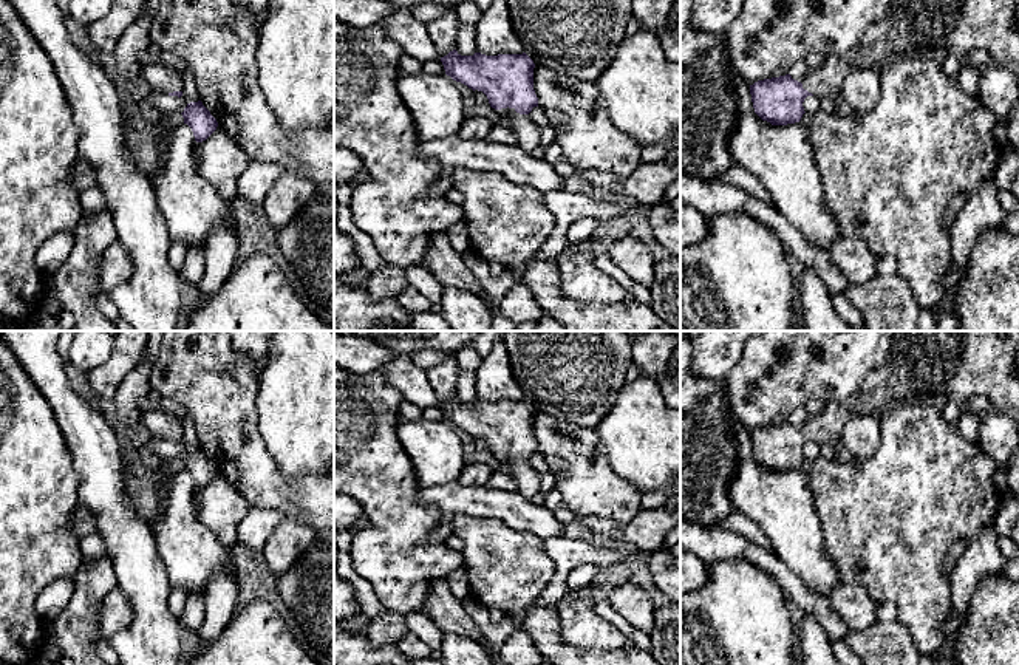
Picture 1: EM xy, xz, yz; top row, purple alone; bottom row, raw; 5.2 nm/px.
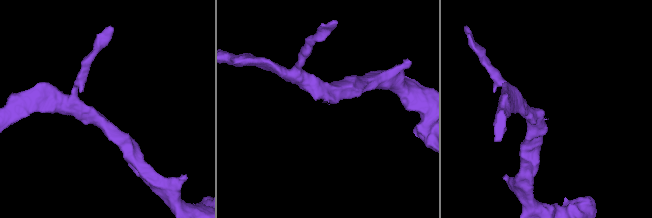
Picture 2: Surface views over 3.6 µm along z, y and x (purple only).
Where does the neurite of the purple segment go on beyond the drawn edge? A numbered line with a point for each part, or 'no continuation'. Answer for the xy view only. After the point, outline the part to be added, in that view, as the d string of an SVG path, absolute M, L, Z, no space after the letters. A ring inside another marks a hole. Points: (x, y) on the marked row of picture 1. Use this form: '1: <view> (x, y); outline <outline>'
1: xy (163, 79); outline M152 63L144 73L145 82L153 91L173 93L182 91L184 84L181 76L170 66L161 63Z

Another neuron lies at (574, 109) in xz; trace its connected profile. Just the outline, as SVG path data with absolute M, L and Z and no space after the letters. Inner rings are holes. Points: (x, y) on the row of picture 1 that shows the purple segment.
M543 65L533 68L533 90L538 107L555 131L555 142L564 159L577 170L591 169L619 176L629 175L642 162L642 145L612 124L595 82L566 76Z

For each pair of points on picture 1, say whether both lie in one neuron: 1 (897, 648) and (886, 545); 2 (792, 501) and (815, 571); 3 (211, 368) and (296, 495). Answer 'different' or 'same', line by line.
1: different
2: same
3: same

